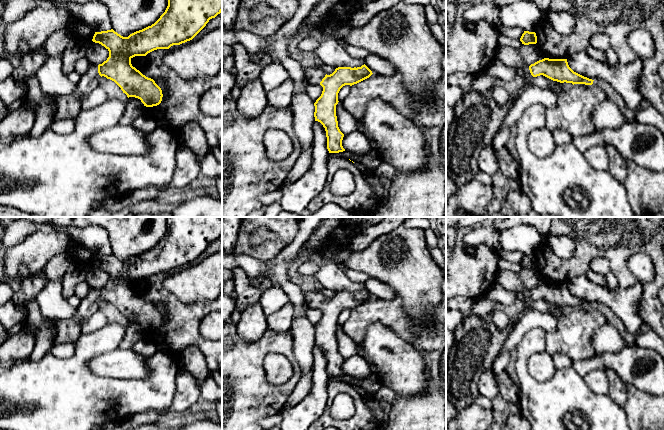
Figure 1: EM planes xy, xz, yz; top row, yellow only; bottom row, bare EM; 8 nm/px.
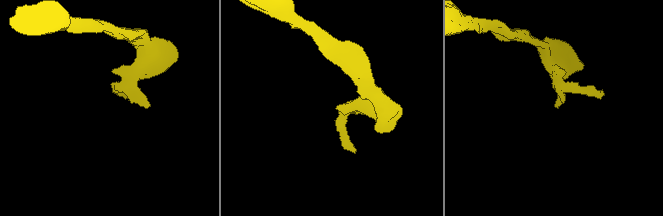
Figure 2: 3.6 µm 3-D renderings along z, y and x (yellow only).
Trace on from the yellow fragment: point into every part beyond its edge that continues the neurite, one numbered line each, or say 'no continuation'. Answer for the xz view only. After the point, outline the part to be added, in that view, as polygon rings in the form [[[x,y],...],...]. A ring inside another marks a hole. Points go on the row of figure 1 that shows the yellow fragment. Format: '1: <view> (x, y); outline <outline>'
1: xz (314, 75); outline [[[308,67],[305,69],[305,75],[307,76],[309,84],[318,85],[325,77],[326,73],[322,68]]]

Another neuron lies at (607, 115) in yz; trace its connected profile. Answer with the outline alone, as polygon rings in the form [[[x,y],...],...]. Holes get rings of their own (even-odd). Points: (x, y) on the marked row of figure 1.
[[[605,100],[594,108],[592,122],[595,129],[615,129],[628,120],[622,109],[615,103]]]

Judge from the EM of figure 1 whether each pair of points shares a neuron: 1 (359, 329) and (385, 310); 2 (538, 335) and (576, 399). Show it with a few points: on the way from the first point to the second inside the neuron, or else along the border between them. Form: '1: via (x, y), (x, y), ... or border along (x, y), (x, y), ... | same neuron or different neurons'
1: via (364, 322), (375, 311), (378, 311) | same neuron
2: via (523, 358), (523, 375), (545, 397), (553, 397) | same neuron

